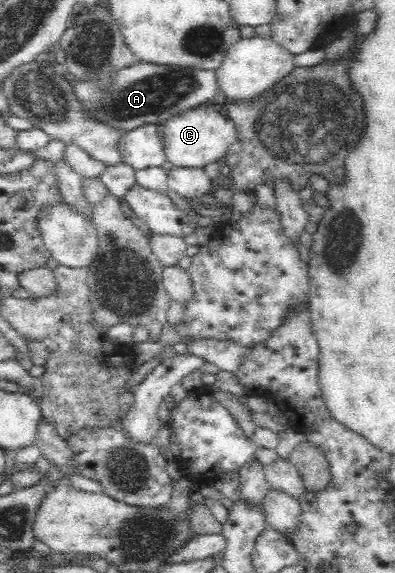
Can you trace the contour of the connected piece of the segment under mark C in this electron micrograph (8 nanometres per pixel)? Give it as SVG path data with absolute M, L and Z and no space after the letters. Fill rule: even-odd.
M198 106L171 116L161 127L162 145L166 161L183 168L203 168L212 162L221 162L232 144L236 143L238 131L228 114L214 106Z

